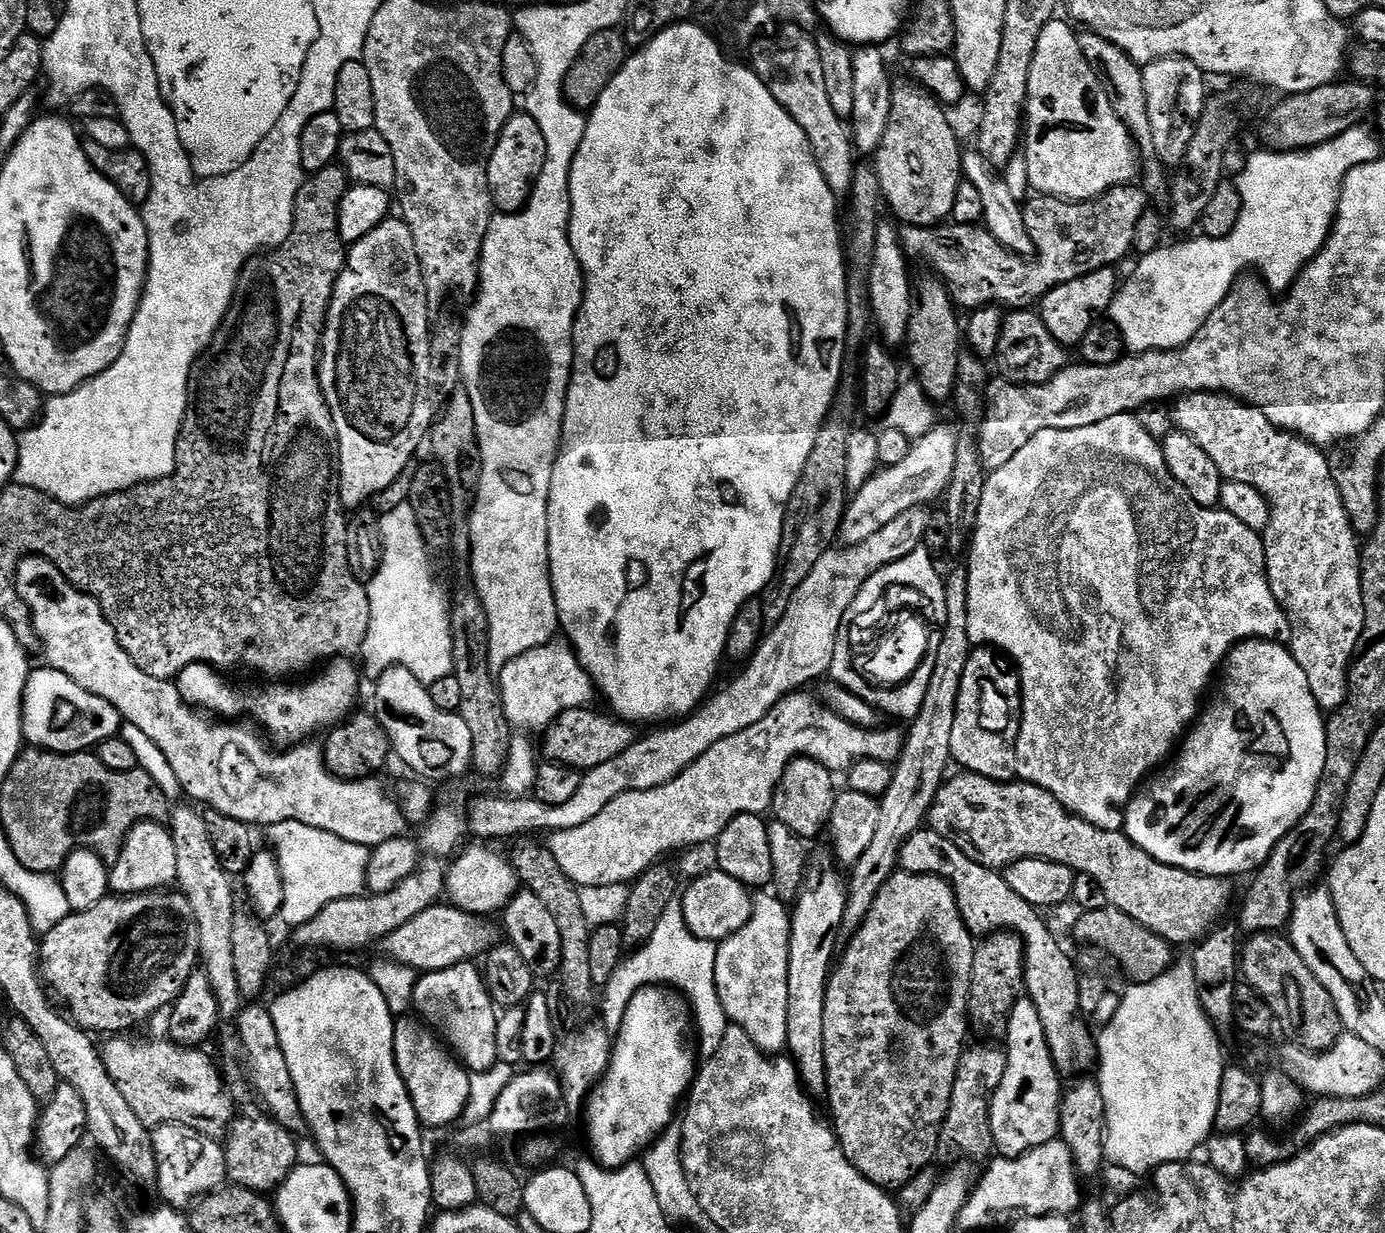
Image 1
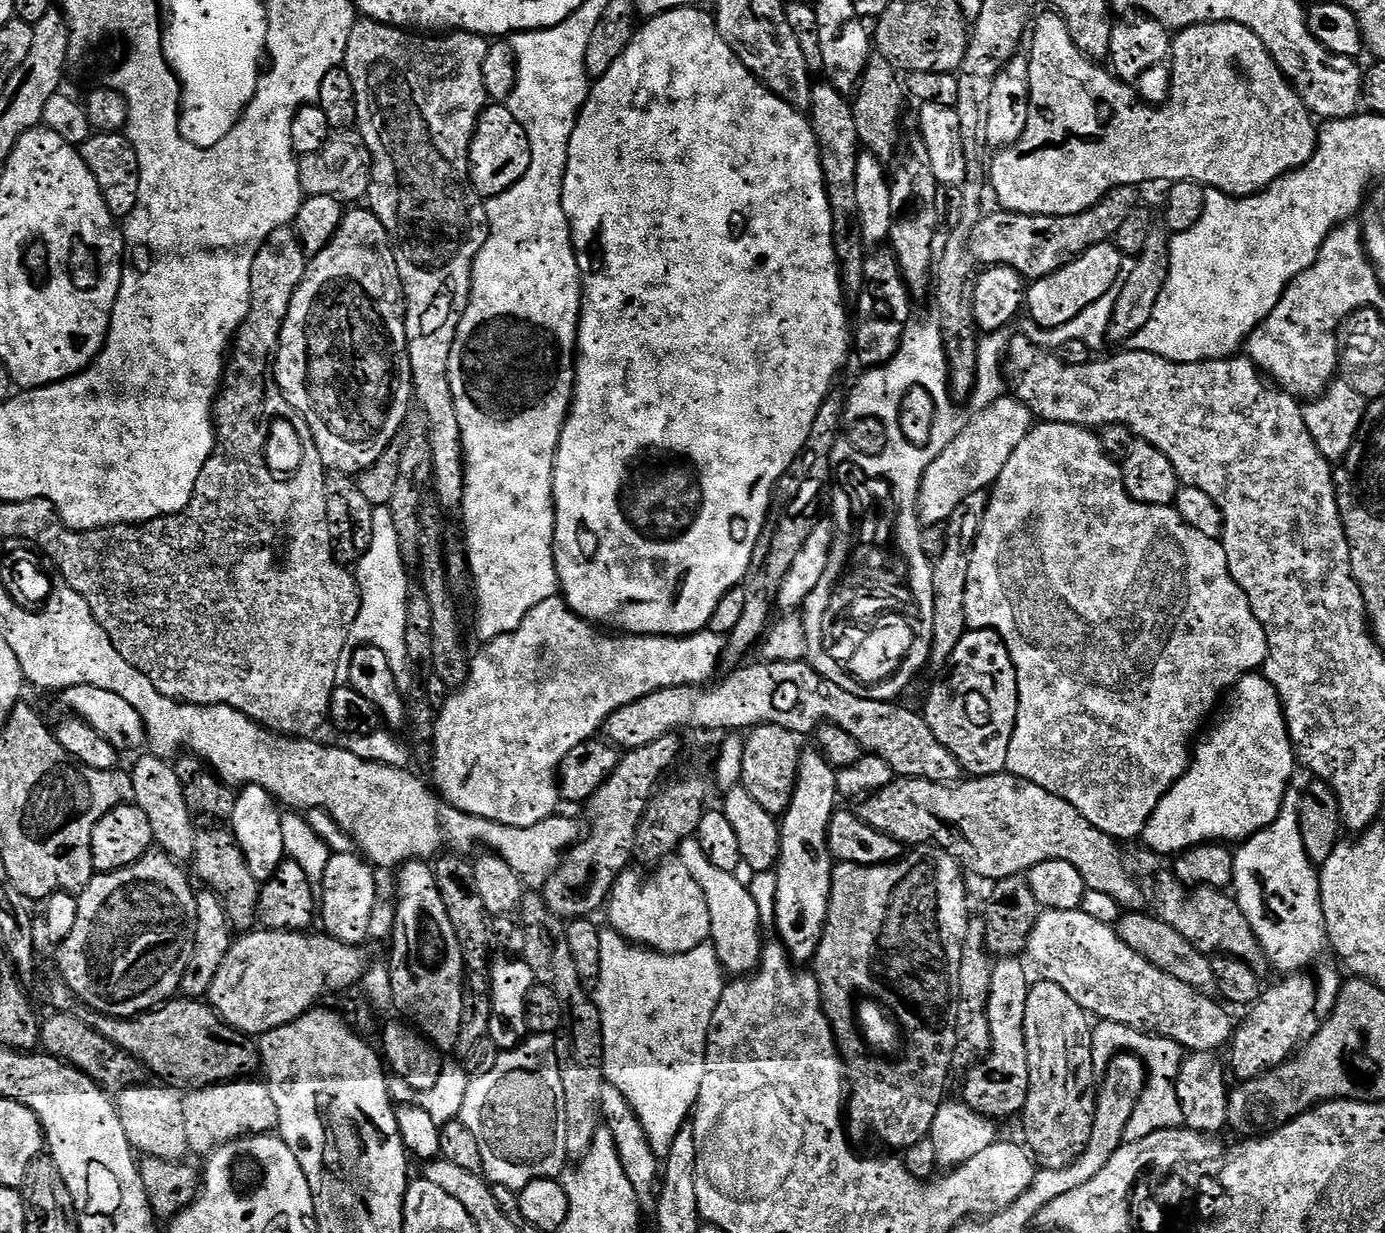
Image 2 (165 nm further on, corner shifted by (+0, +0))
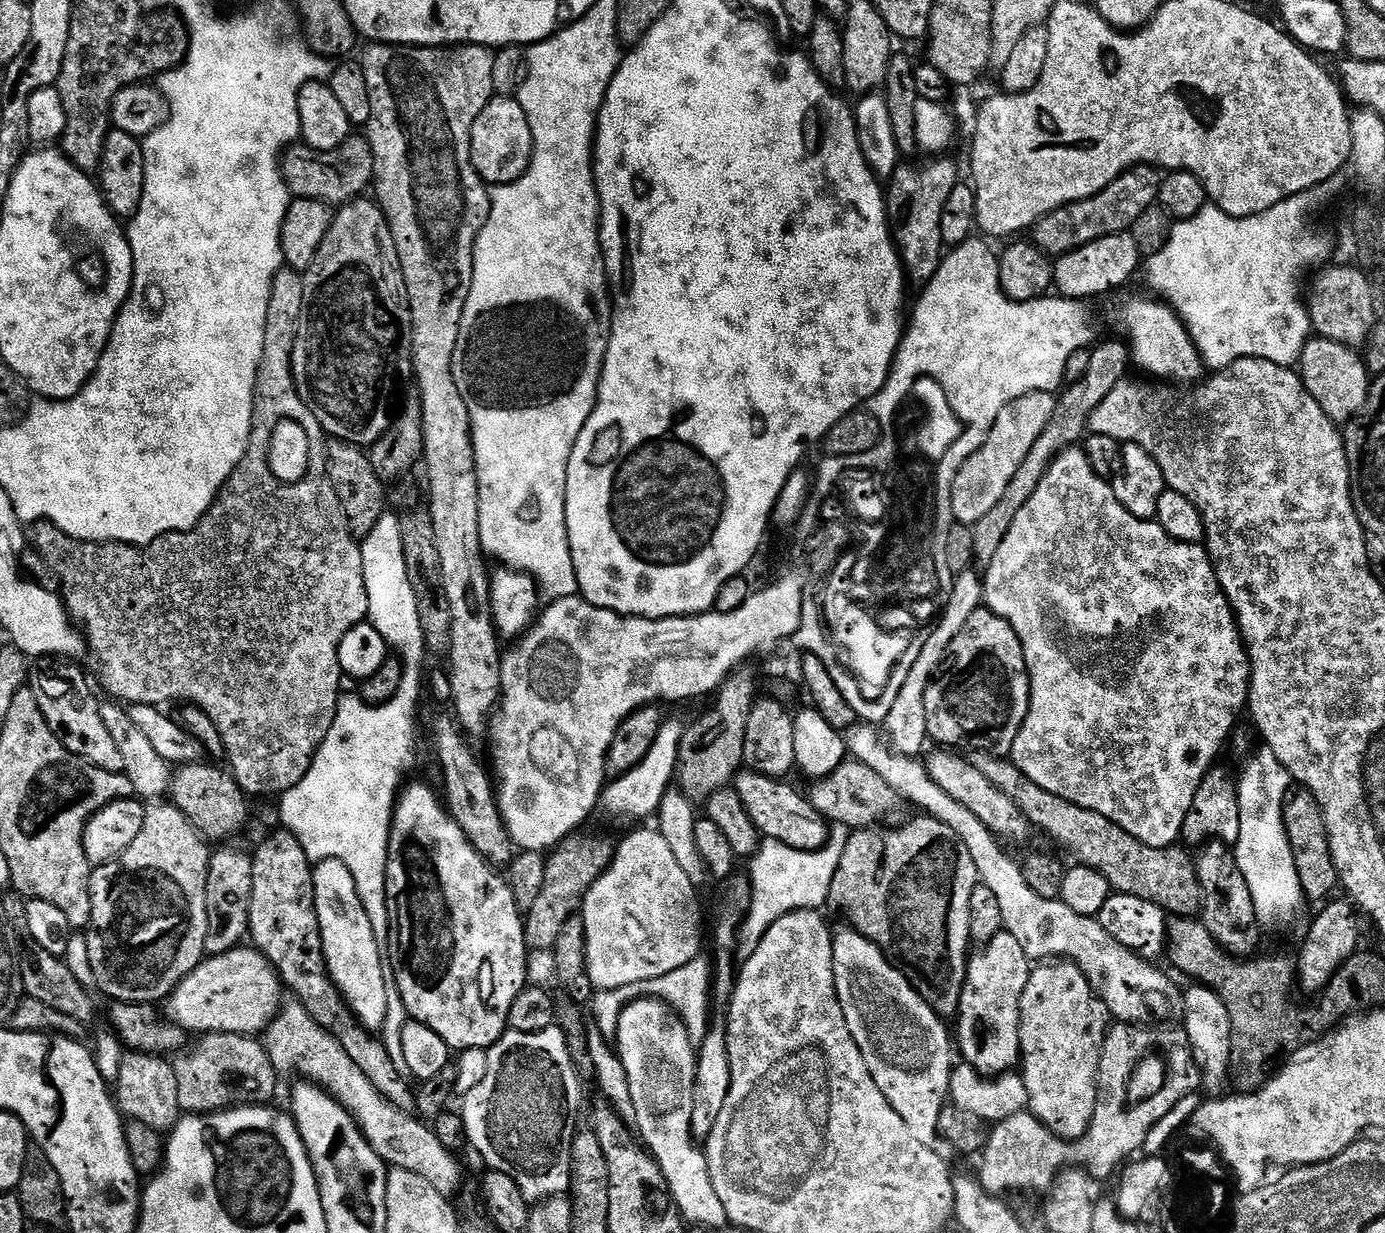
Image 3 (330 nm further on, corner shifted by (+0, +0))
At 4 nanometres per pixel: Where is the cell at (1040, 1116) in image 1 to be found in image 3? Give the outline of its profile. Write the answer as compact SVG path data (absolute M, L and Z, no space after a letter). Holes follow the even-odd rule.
M1003 930L986 945L983 945L972 956L968 964L968 973L964 976L964 989L958 997L958 1015L955 1017L954 1040L963 1063L974 1067L982 1076L997 1077L1013 1071L1022 1060L1020 1054L1020 1003L1026 990L1026 982L1030 971L1030 961L1022 952L1022 946L1014 935Z

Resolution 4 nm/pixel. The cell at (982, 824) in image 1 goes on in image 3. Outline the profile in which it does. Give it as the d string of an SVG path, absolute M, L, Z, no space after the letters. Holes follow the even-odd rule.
M846 758L829 776L821 776L815 781L812 789L806 792L808 800L818 810L825 821L833 825L843 825L849 830L859 830L880 826L887 816L899 810L902 797L881 774L876 774L870 766L866 766L855 758Z

